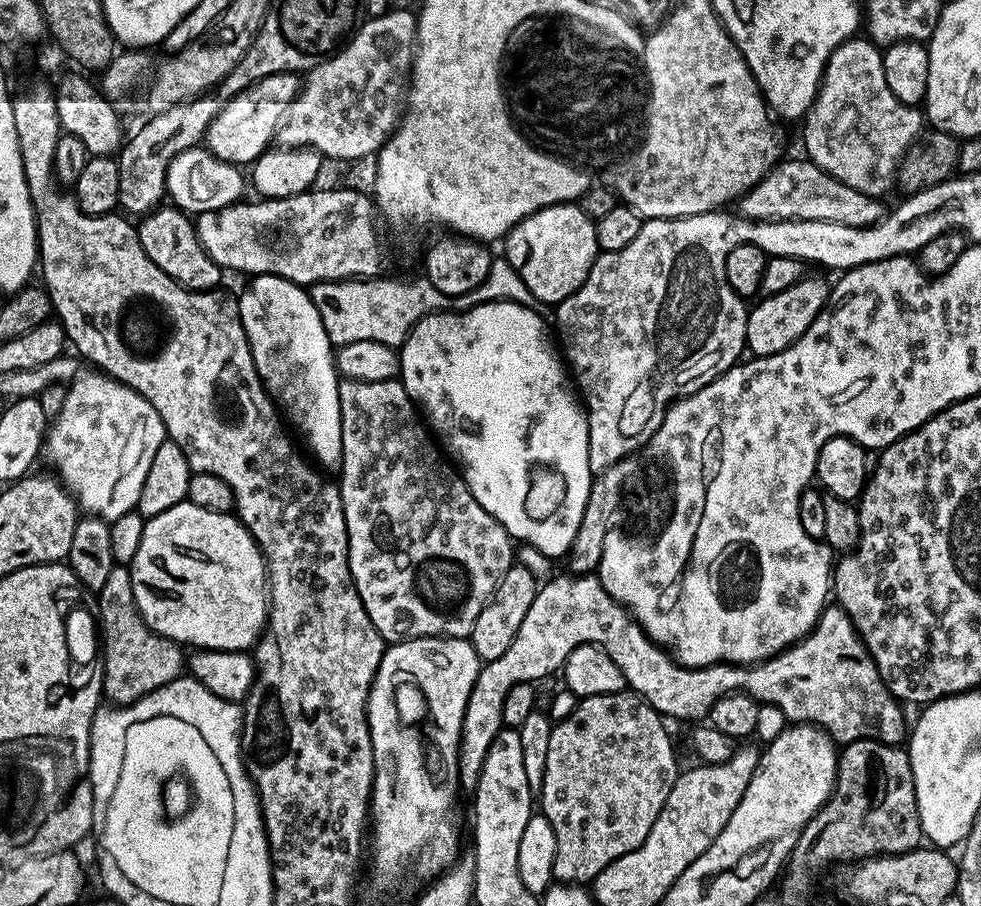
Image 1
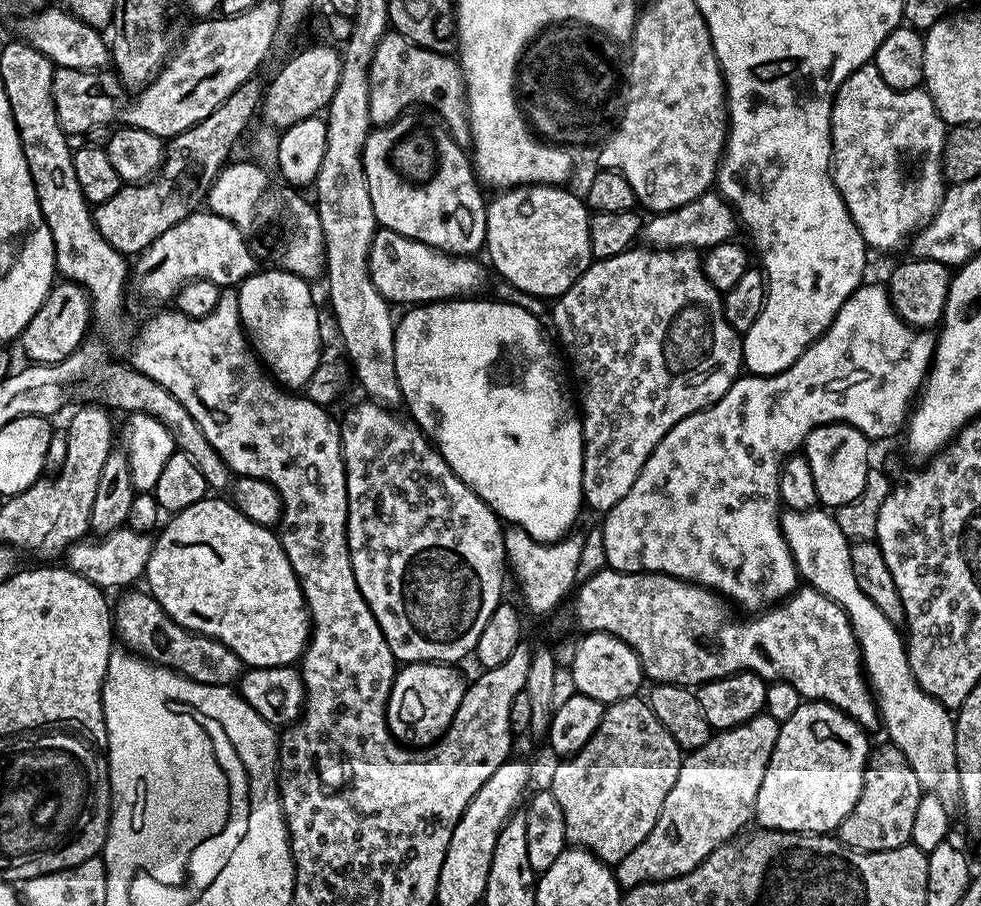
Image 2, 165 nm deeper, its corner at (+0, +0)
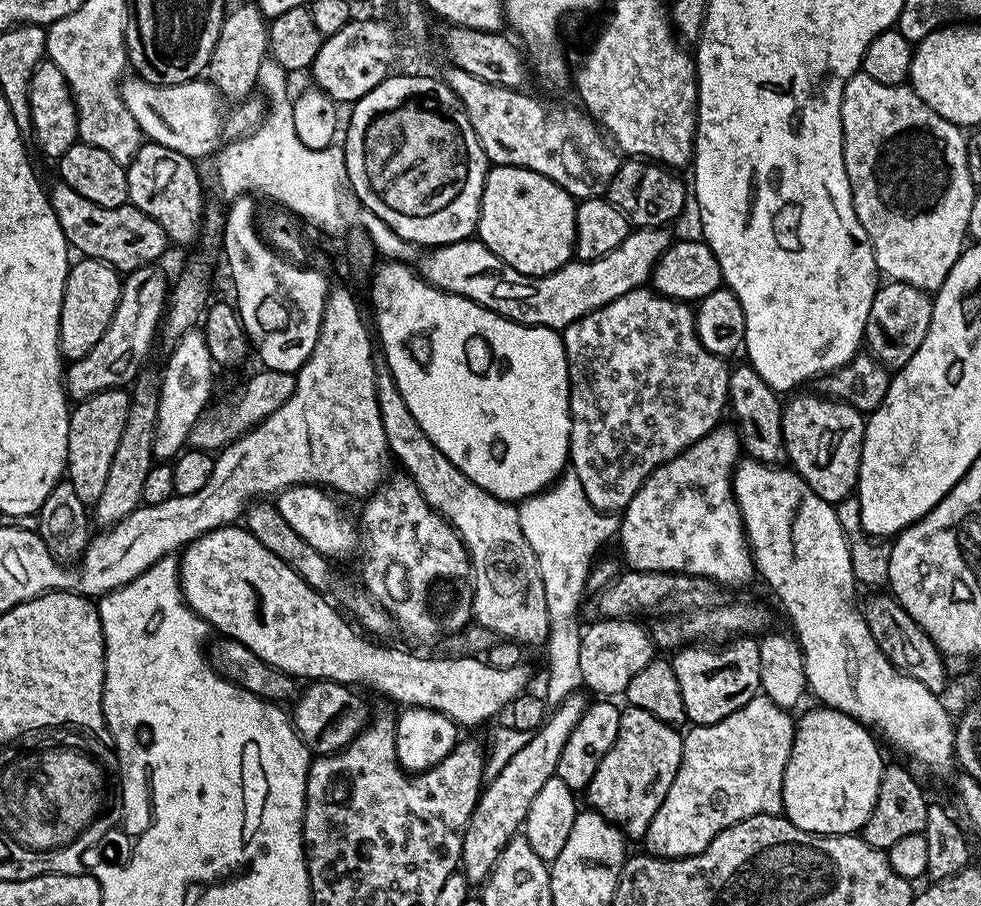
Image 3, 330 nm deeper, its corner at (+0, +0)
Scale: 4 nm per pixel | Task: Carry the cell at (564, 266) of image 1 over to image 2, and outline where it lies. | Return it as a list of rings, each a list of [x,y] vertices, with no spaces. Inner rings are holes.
[[[521,184],[519,188],[506,188],[499,194],[487,201],[486,207],[488,217],[486,218],[486,253],[492,259],[492,264],[496,267],[496,272],[500,276],[505,276],[514,287],[524,296],[538,296],[541,298],[559,298],[564,295],[566,290],[570,290],[570,286],[574,286],[574,282],[592,263],[592,251],[590,250],[590,226],[588,225],[588,217],[590,209],[583,199],[580,200],[572,192],[567,192],[567,187],[557,186],[554,184]]]

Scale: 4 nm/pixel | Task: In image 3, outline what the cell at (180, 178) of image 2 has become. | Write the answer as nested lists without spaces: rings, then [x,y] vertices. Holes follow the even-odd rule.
[[[56,182],[53,188],[47,189],[48,200],[52,203],[54,214],[58,218],[58,226],[62,226],[62,234],[68,239],[73,249],[80,251],[81,257],[89,260],[105,260],[107,264],[121,274],[127,274],[157,263],[156,260],[167,248],[170,241],[166,230],[154,222],[142,210],[126,203],[117,208],[94,206],[87,198],[82,198],[70,186]]]

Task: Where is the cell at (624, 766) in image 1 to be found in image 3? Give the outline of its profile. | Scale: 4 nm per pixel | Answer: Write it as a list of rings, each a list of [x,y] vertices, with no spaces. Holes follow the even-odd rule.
[[[625,707],[618,722],[618,738],[606,750],[606,758],[598,762],[598,770],[594,770],[594,778],[588,783],[587,807],[615,824],[629,841],[643,841],[658,806],[666,802],[666,794],[674,786],[683,749],[683,735],[673,725],[646,714],[646,710]]]

